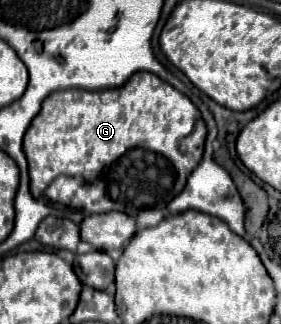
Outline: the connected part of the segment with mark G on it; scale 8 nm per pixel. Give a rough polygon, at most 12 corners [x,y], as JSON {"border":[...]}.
{"border":[[151,72],[59,90],[25,134],[31,192],[167,208],[203,158],[197,106]]}

